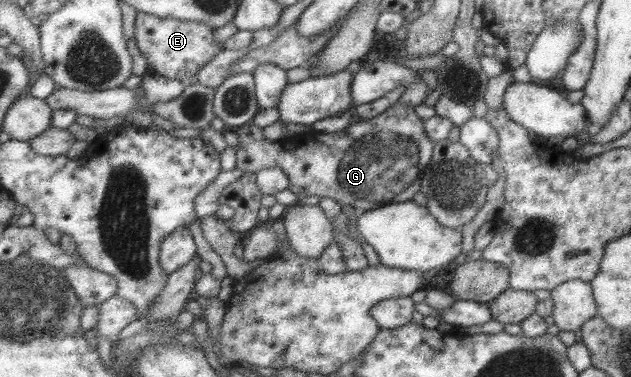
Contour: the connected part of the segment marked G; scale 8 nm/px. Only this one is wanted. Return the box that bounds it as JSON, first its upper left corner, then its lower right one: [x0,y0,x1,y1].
[229,105,436,212]

